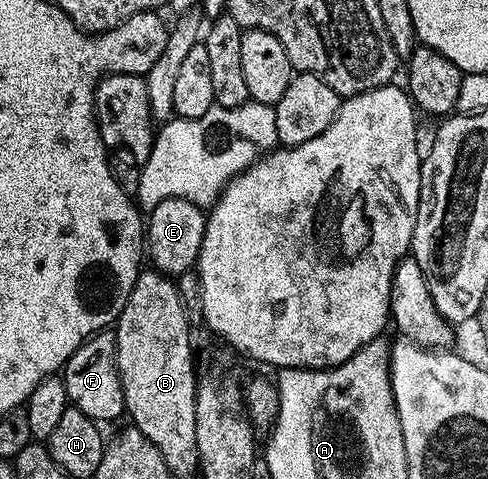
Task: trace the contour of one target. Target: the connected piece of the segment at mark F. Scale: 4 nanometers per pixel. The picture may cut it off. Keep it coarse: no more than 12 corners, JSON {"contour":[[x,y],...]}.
{"contour":[[116,331],[65,363],[70,405],[98,422],[125,412]]}

